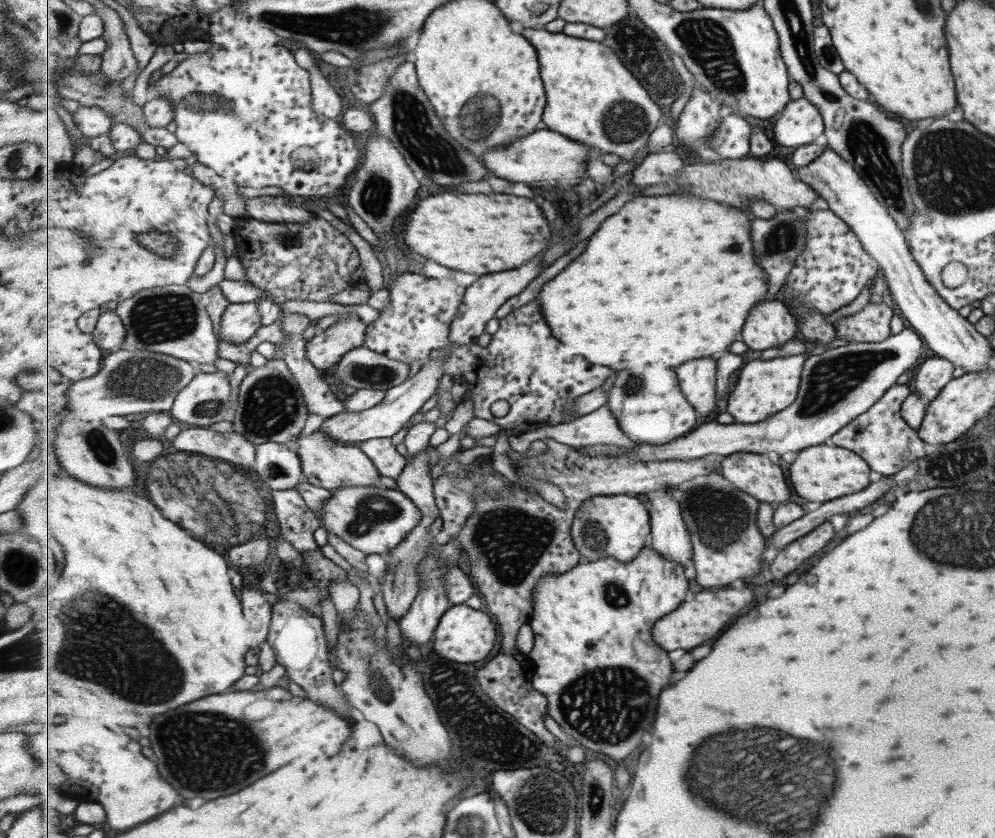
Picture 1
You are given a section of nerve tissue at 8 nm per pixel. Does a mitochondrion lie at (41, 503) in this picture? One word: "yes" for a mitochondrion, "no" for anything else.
no

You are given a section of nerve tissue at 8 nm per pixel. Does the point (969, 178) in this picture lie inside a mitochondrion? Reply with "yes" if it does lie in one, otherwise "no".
yes

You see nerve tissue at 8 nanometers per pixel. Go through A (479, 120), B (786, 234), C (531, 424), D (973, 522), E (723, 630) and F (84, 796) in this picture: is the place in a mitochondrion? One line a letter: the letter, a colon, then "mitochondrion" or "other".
A: mitochondrion
B: mitochondrion
C: other
D: mitochondrion
E: other
F: other

